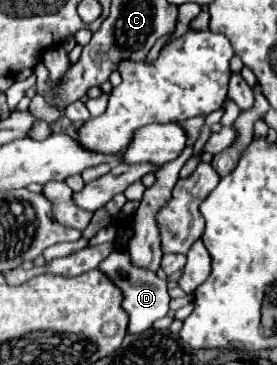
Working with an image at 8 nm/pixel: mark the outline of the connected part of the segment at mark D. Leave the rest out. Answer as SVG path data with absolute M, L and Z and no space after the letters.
M116 248L106 260L102 260L102 264L98 268L104 270L110 276L110 280L114 280L114 284L118 284L122 288L122 292L126 294L126 300L122 302L122 308L130 316L130 324L128 324L128 332L130 334L140 334L140 332L148 330L158 318L164 318L168 314L170 296L168 296L166 282L160 280L154 272L146 272L142 268L134 268L130 264L130 254L126 250Z

